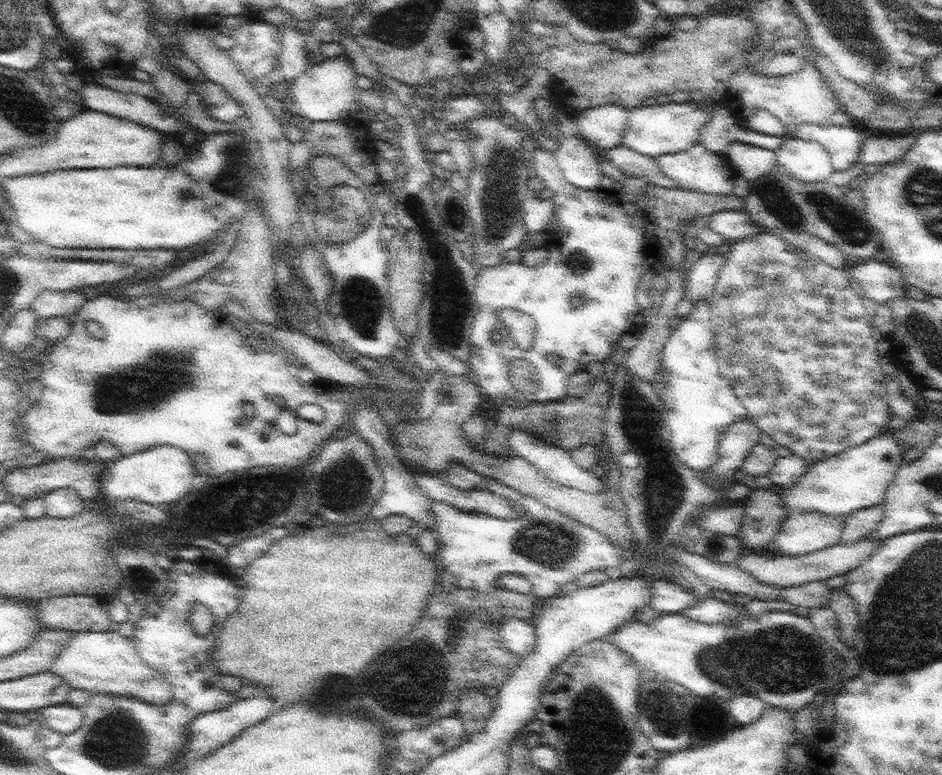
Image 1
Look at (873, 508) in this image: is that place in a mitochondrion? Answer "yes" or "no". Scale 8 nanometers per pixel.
no

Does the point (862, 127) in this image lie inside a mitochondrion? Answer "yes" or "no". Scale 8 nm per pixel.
no

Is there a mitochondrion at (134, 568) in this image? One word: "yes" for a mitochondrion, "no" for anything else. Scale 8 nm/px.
yes

